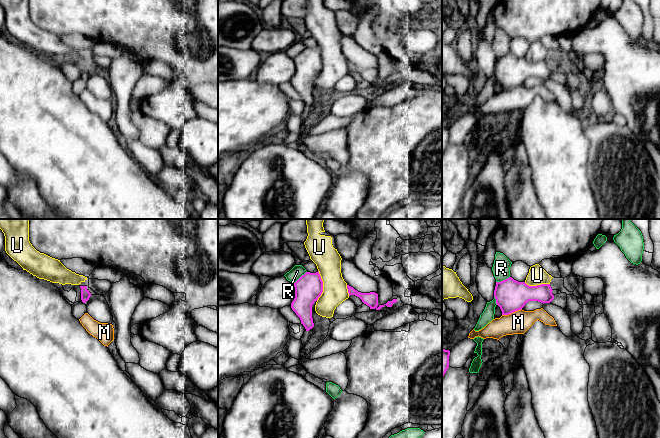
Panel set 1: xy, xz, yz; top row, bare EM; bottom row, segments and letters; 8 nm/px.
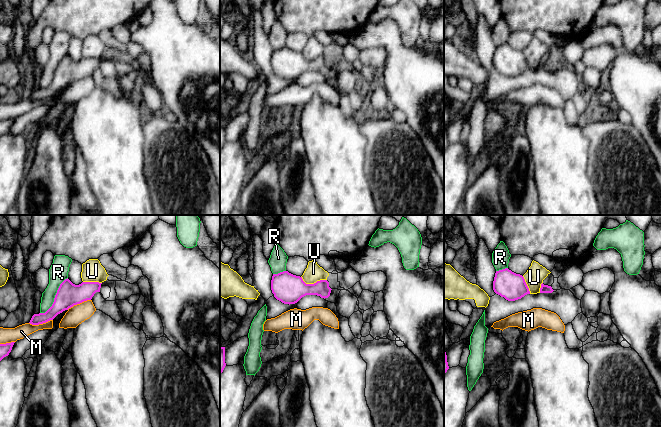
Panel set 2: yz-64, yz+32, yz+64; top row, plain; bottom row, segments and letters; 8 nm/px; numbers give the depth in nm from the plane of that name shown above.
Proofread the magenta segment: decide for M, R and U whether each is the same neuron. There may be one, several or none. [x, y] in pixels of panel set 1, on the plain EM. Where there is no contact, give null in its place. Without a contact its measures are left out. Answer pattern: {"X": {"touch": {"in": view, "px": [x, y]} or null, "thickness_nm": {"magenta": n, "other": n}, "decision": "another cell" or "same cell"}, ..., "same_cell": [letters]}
{"M": {"touch": {"in": "yz", "px": [511, 88]}, "thickness_nm": {"magenta": 260, "other": 190}, "decision": "another cell"}, "R": {"touch": {"in": "yz", "px": [503, 56]}, "thickness_nm": {"magenta": 260, "other": 140}, "decision": "another cell"}, "U": {"touch": {"in": "xz", "px": [322, 61]}, "thickness_nm": {"magenta": 220, "other": 200}, "decision": "another cell"}, "same_cell": []}

